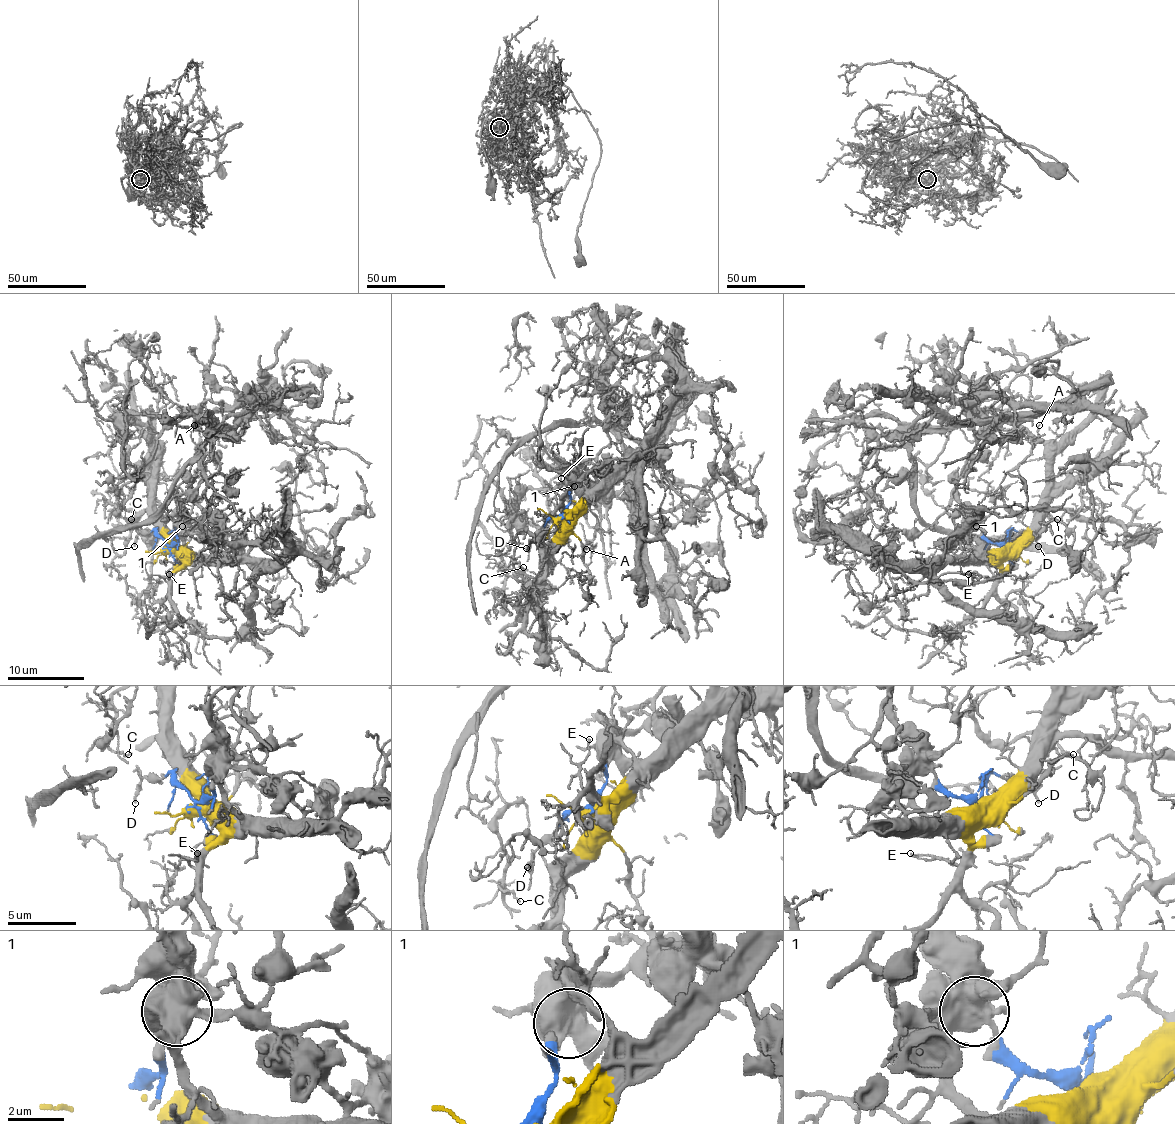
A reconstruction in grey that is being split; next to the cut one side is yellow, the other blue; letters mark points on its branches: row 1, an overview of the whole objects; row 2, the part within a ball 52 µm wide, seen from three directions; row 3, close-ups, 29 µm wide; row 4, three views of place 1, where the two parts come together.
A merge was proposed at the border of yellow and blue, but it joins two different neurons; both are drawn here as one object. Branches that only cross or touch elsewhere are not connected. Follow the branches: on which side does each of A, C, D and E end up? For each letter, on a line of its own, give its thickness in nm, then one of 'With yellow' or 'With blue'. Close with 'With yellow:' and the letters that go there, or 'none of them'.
A: Thickness 100 nm. With yellow
C: Thickness 140 nm. With yellow
D: Thickness 110 nm. With blue
E: Thickness 100 nm. With yellow
With yellow: A, C, E

